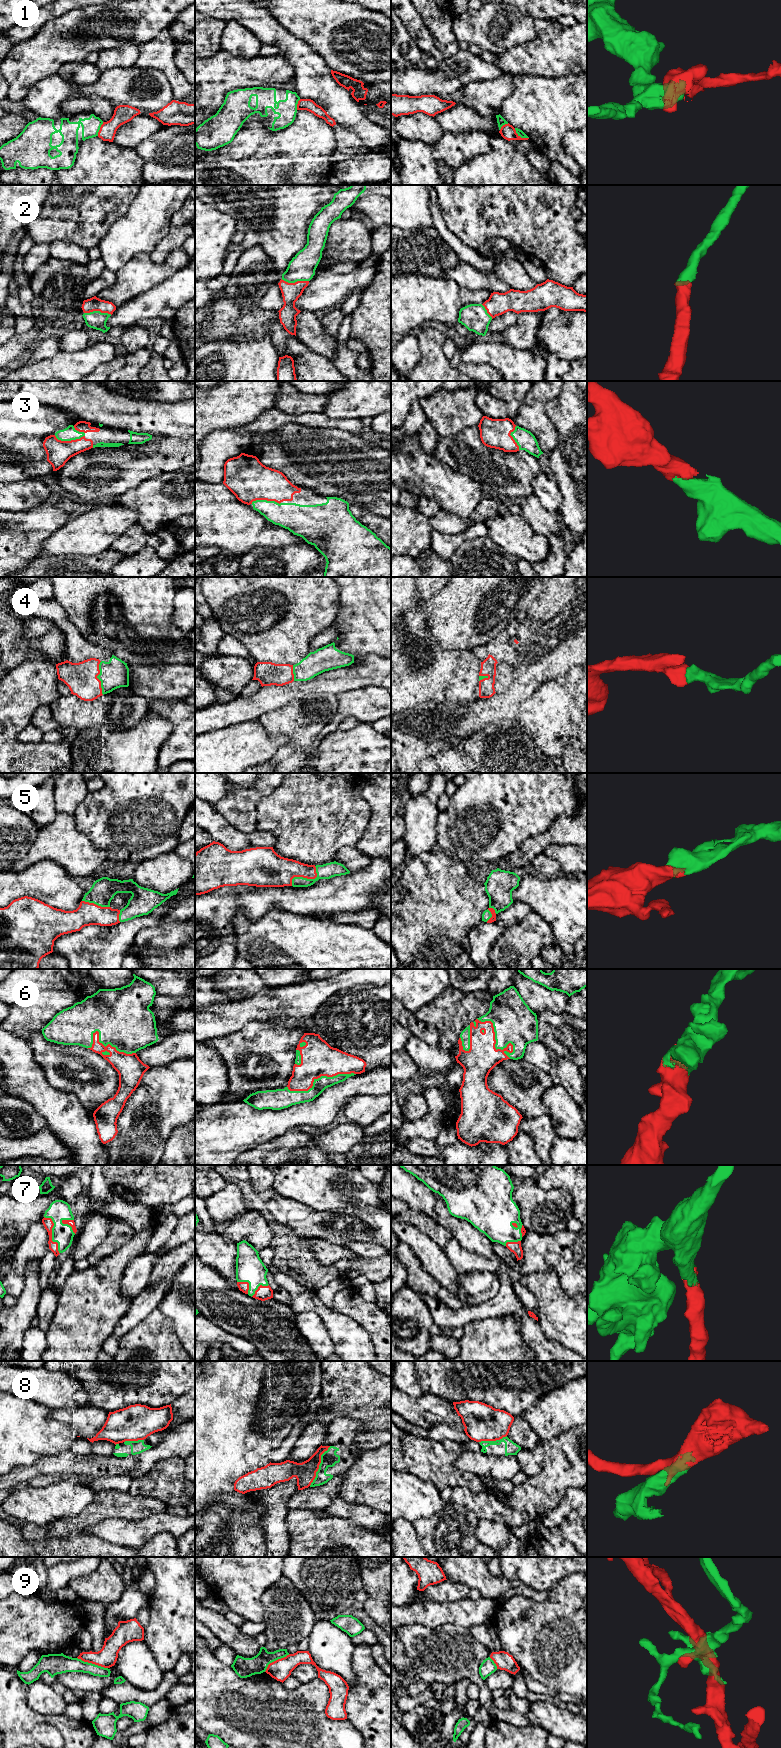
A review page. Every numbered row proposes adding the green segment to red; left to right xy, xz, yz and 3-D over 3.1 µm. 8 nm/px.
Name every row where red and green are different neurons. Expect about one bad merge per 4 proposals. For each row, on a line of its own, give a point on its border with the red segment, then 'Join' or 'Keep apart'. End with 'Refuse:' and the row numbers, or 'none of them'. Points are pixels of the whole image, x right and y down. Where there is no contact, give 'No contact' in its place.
1: Touches red at yz (519, 136). Keep apart
2: Touches red at xy (98, 310). Join
3: Touches red at xy (69, 441). Join
4: Touches red at xy (97, 678). Join
5: Touches red at xz (305, 877). Join
6: Touches red at yz (494, 1035). Join
7: Touches red at xy (51, 1234). Join
8: Touches red at xz (318, 1466). Keep apart
9: Touches red at xy (92, 1663). Keep apart
Refuse: 1, 8, 9

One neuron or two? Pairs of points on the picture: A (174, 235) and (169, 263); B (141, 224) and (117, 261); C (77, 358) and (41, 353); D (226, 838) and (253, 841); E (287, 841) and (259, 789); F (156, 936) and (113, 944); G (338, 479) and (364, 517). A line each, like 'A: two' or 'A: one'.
A: two
B: one
C: two
D: one
E: two
F: two
G: two

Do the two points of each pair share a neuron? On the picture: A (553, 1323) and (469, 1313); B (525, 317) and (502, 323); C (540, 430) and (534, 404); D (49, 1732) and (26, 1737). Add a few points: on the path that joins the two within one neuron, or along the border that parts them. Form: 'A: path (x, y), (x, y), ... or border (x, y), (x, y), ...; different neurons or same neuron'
A: border (538, 1320), (542, 1333), (547, 1338), (553, 1340); different neurons
B: border (518, 314), (517, 321), (500, 332); different neurons
C: path (539, 424), (534, 418), (534, 410); same neuron
D: border (55, 1726), (37, 1724), (32, 1735); different neurons

